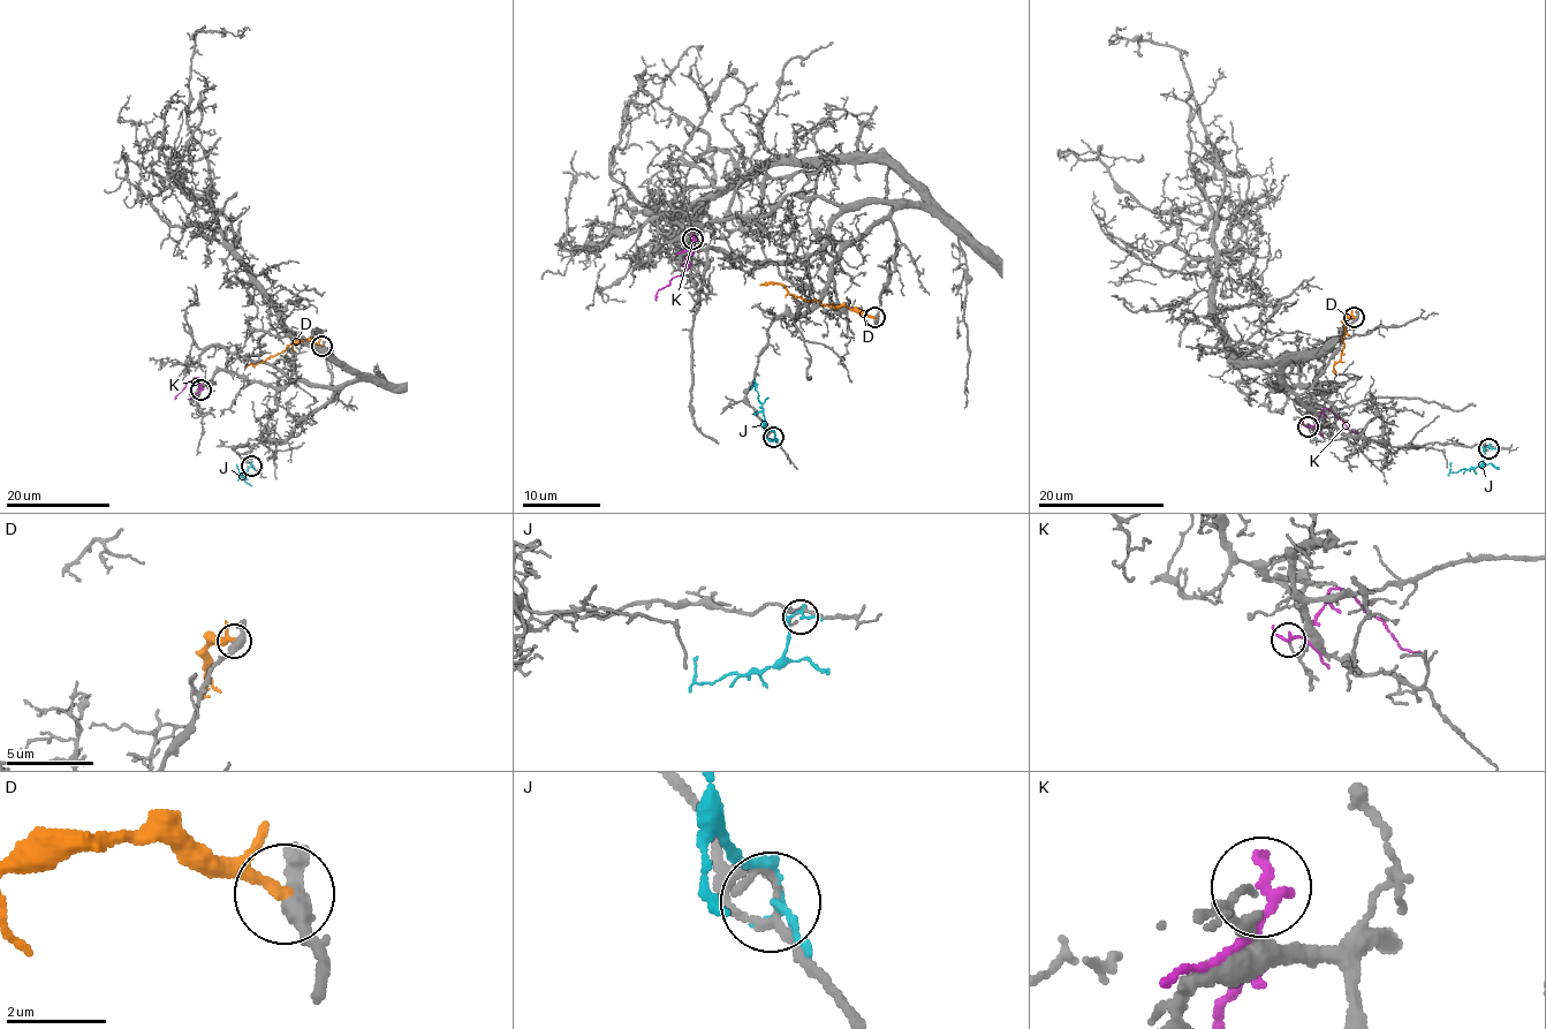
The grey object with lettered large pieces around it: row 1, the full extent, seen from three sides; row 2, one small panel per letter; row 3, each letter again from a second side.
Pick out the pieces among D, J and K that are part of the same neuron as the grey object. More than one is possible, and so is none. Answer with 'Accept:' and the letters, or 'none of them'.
Accept: none of them

